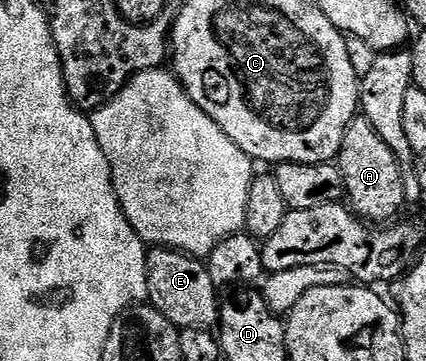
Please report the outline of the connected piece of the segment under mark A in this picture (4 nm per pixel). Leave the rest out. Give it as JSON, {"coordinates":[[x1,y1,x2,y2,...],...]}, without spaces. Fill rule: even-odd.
{"coordinates":[[364,118,356,119,345,135,339,153,339,167,345,179,345,195,354,212,366,222,393,222,398,219,397,211,406,207,404,178,399,161,387,143]]}

